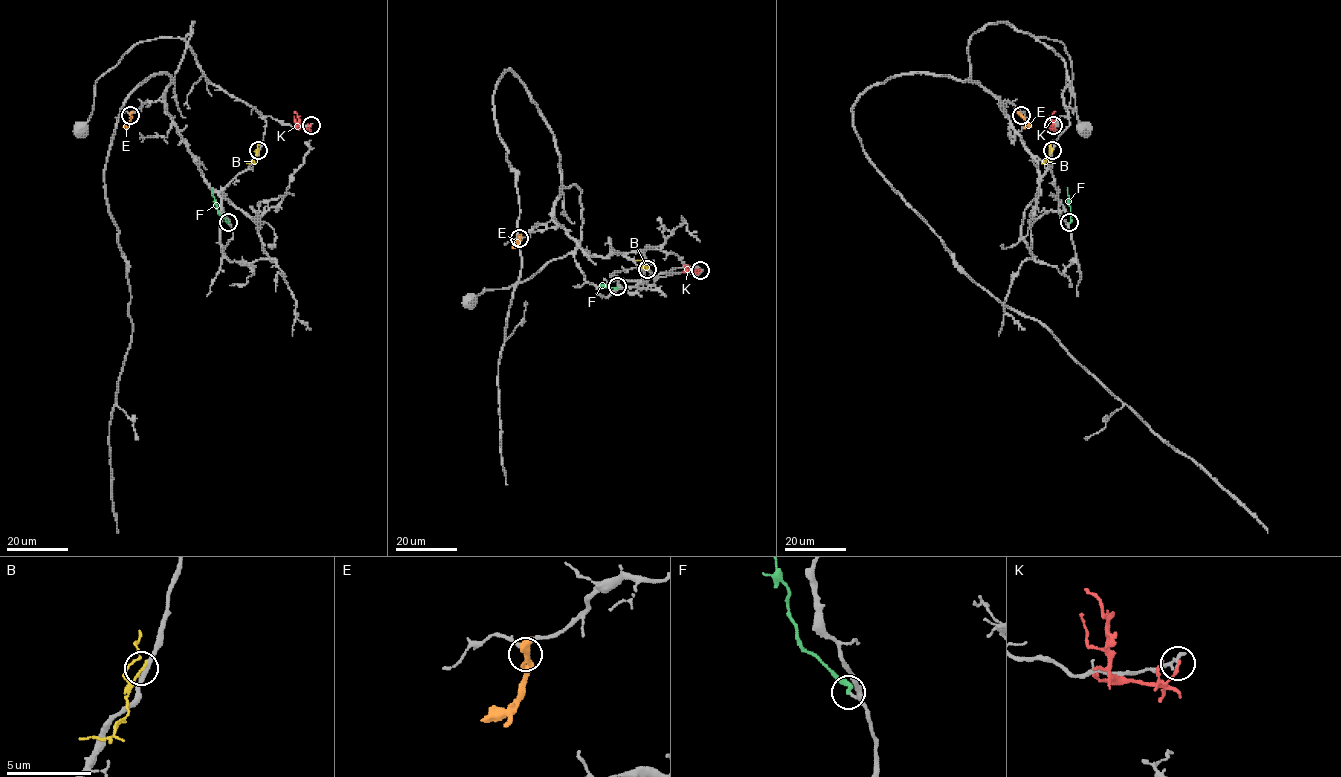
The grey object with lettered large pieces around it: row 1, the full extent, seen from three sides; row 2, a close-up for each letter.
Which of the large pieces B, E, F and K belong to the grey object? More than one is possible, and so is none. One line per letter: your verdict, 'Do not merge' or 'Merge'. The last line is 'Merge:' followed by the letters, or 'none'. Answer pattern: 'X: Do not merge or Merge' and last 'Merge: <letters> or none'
B: Do not merge
E: Do not merge
F: Merge
K: Do not merge
Merge: F

